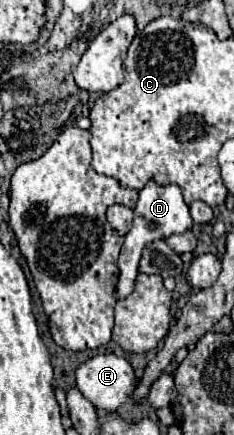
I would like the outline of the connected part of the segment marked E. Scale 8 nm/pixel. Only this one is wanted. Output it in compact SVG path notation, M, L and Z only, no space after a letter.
M97 354L87 358L75 368L75 388L97 408L105 412L115 412L123 402L131 398L131 388L135 382L135 372L125 358L115 354Z

